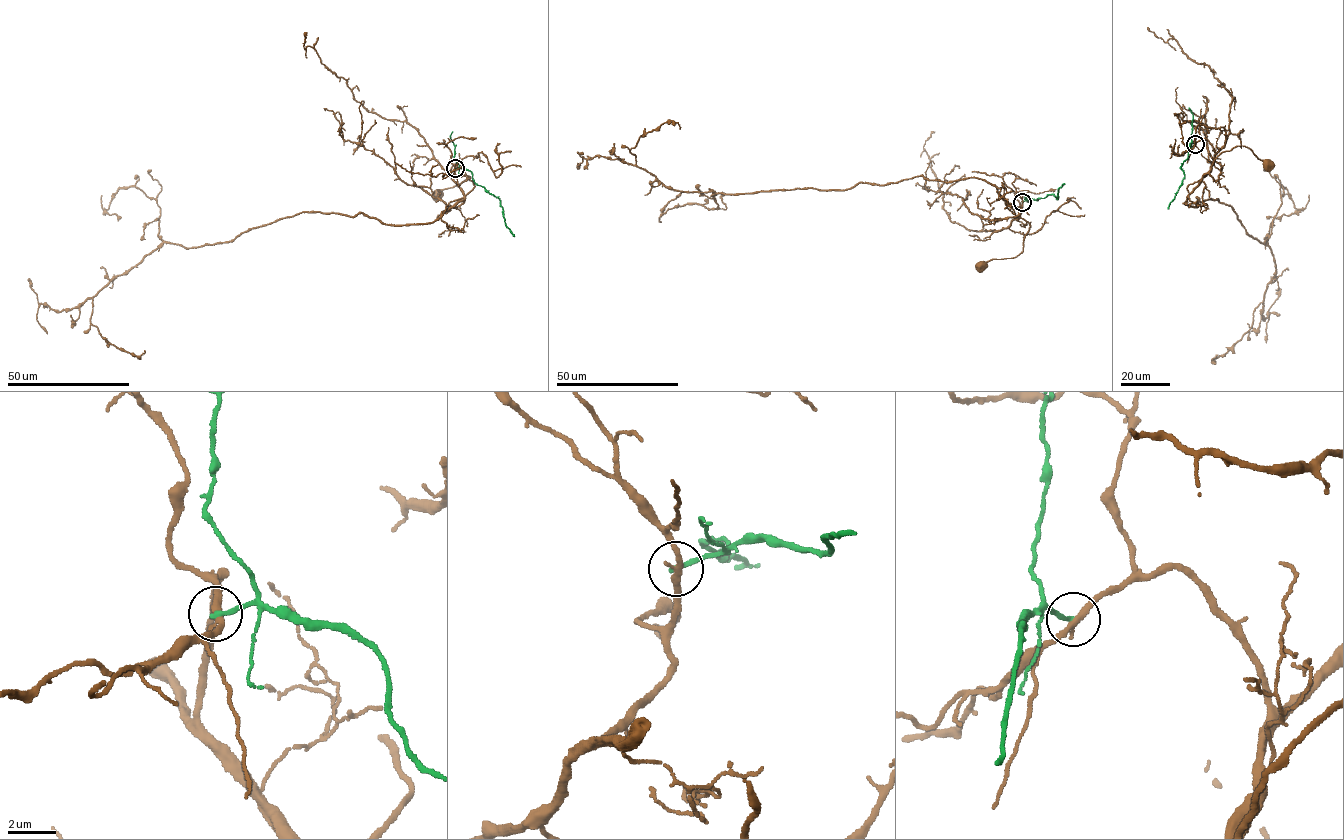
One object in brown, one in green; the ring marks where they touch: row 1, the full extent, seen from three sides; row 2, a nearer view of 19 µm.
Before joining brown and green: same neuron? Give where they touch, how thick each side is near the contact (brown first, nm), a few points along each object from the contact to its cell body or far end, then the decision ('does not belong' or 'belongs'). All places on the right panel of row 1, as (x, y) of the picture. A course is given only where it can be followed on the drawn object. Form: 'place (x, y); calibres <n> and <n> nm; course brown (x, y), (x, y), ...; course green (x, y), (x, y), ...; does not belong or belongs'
place (1195, 144); calibres 280 and 200 nm; course brown (1195, 143), (1206, 138), (1214, 150), (1211, 168), (1217, 157), (1238, 146), (1246, 146), (1267, 165); course green (1195, 143), (1189, 144), (1187, 159), (1180, 167), (1184, 177), (1168, 209); does not belong

